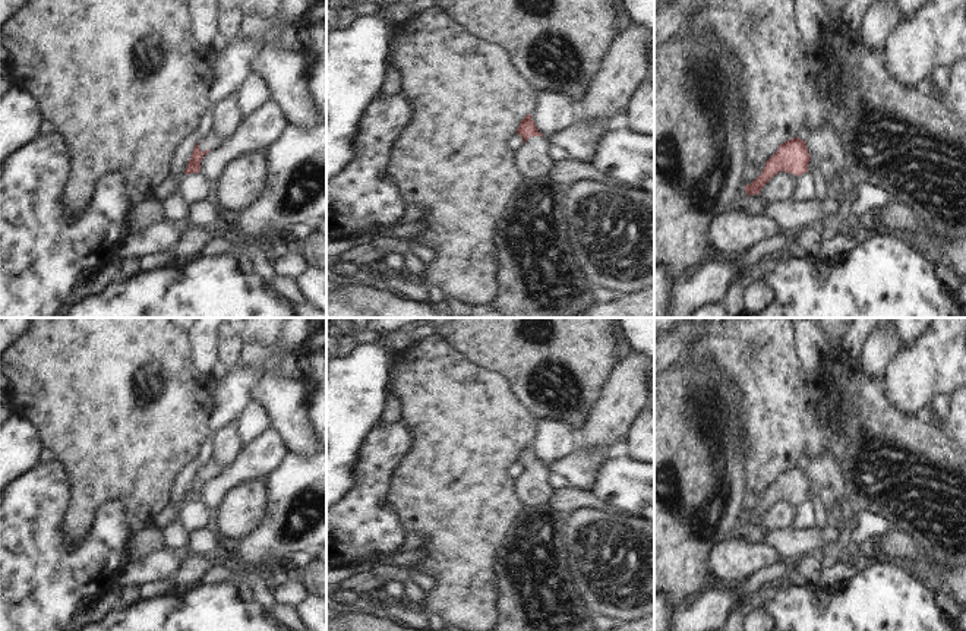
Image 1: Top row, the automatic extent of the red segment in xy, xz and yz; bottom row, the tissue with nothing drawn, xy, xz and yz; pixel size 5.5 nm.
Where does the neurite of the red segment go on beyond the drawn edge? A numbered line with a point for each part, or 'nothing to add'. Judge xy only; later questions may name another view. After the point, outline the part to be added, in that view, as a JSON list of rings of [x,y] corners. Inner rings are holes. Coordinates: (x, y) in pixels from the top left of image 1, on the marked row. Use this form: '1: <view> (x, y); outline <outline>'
1: xy (211, 139); outline [[[209,130],[198,141],[198,146],[201,151],[206,151],[221,145],[221,142],[222,138],[218,133]]]

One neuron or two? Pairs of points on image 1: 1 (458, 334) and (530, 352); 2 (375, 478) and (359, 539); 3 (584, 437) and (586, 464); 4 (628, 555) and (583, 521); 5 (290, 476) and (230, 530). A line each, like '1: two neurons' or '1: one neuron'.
1: one neuron
2: one neuron
3: two neurons
4: one neuron
5: two neurons

